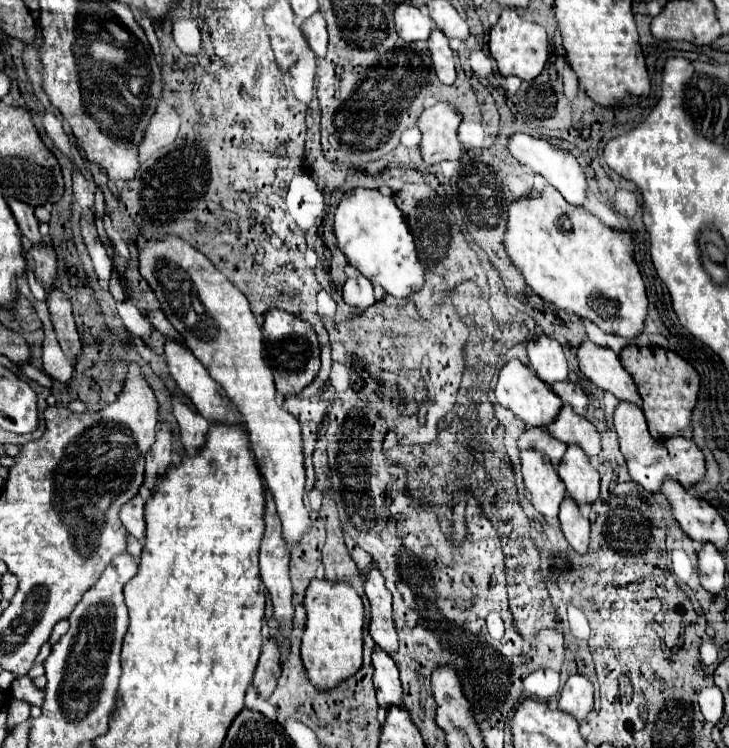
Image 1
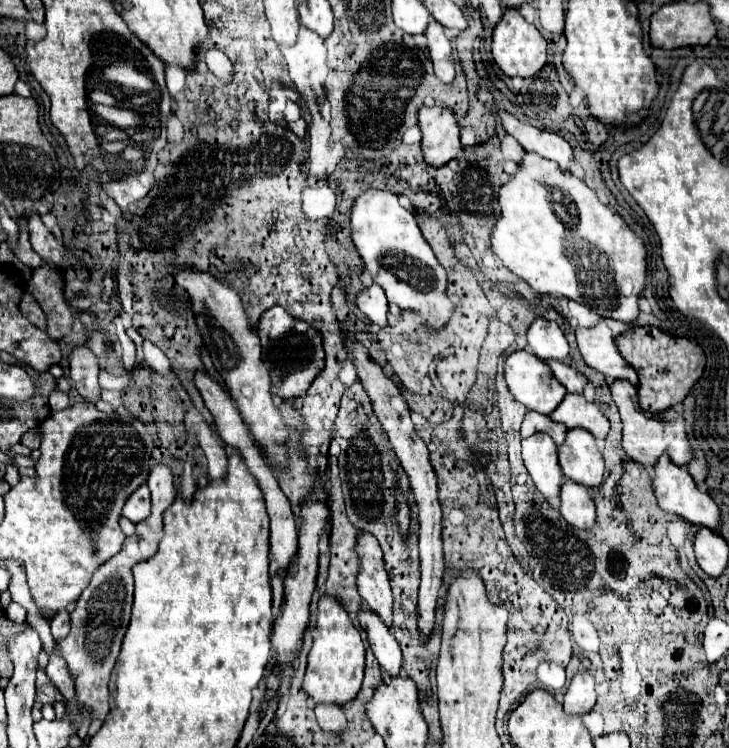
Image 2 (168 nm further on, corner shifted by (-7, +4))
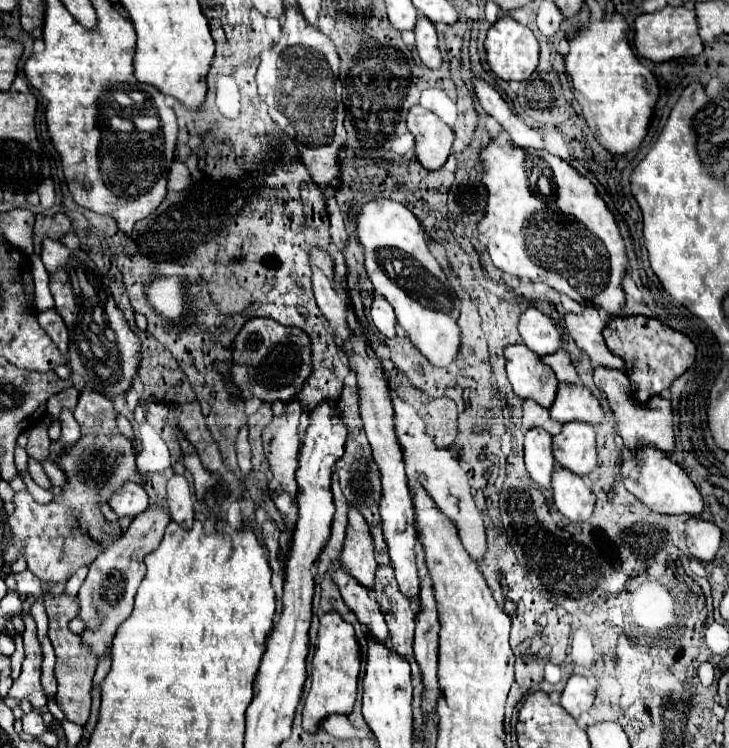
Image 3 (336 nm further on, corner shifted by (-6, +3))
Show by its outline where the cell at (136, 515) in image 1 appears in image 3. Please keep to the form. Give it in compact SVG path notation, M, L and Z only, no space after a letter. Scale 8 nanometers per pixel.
M125 482L125 486L121 486L111 496L109 506L119 518L123 518L123 516L139 516L149 506L149 498L147 498L147 492L143 490L141 484Z

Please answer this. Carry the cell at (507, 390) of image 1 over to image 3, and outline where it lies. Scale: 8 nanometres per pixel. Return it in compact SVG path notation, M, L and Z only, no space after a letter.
M509 344L503 354L507 360L507 378L515 394L523 400L531 398L549 408L559 386L555 372L547 364L543 364L541 358L525 344Z

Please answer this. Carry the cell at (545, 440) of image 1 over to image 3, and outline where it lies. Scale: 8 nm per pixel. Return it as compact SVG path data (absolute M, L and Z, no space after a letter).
M525 400L523 402L523 428L529 430L529 428L545 428L551 436L559 434L561 432L561 424L555 422L551 416L549 416L549 410L539 406L537 402L531 402L531 400Z

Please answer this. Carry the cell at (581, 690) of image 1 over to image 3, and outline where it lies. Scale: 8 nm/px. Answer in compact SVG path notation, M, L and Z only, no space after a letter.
M573 674L567 680L565 690L561 692L561 706L573 718L579 718L583 712L587 712L593 706L593 700L595 700L595 684L585 676Z

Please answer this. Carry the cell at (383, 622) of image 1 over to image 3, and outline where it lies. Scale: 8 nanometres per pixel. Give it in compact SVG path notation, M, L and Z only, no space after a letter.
M353 506L349 508L347 538L343 544L341 562L365 588L371 590L377 568L377 562L373 558L373 538L369 534L369 526L365 518Z

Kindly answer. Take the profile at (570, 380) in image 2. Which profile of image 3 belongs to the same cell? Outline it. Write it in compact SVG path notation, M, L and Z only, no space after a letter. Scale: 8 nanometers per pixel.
M559 348L555 354L547 354L541 356L541 360L553 368L555 376L559 382L569 382L569 384L577 384L579 376L575 372L575 366L569 360L569 352L565 348Z

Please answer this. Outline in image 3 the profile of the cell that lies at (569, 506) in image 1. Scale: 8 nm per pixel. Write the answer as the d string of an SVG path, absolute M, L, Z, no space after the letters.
M557 468L553 470L553 502L563 516L571 522L583 522L593 514L595 494L583 482L581 476L571 470Z

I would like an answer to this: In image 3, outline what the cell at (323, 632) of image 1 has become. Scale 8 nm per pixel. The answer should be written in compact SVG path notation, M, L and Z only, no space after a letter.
M337 612L321 616L317 638L319 642L313 658L313 684L303 706L303 730L307 732L319 730L319 724L333 714L351 714L357 696L357 676L361 668L359 644L353 626L347 624Z

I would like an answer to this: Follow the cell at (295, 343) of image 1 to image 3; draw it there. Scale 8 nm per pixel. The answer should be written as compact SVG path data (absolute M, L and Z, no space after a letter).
M251 318L241 328L239 336L233 340L233 364L231 364L231 376L237 388L241 390L243 398L259 398L261 402L289 402L295 398L305 382L305 378L311 374L311 344L303 330L281 326L271 318Z

